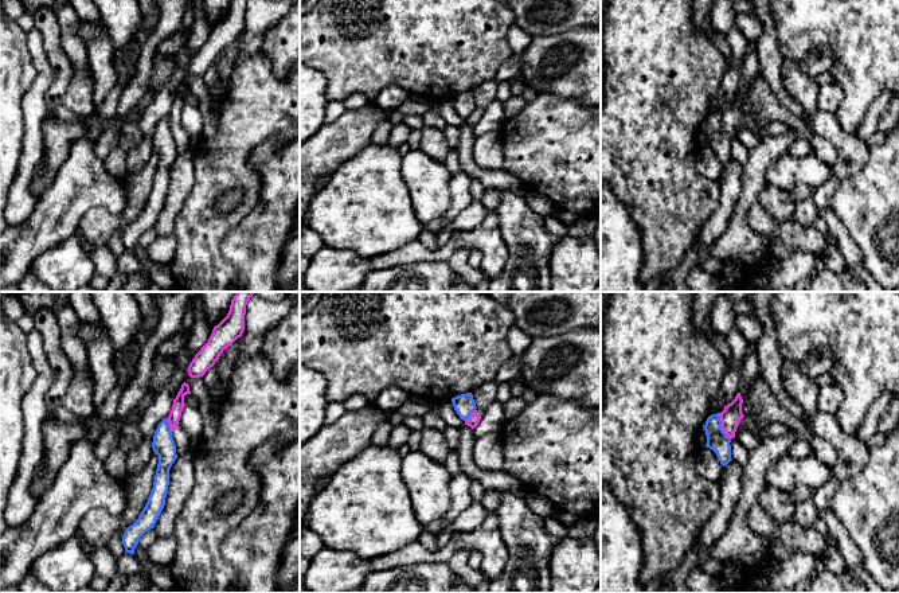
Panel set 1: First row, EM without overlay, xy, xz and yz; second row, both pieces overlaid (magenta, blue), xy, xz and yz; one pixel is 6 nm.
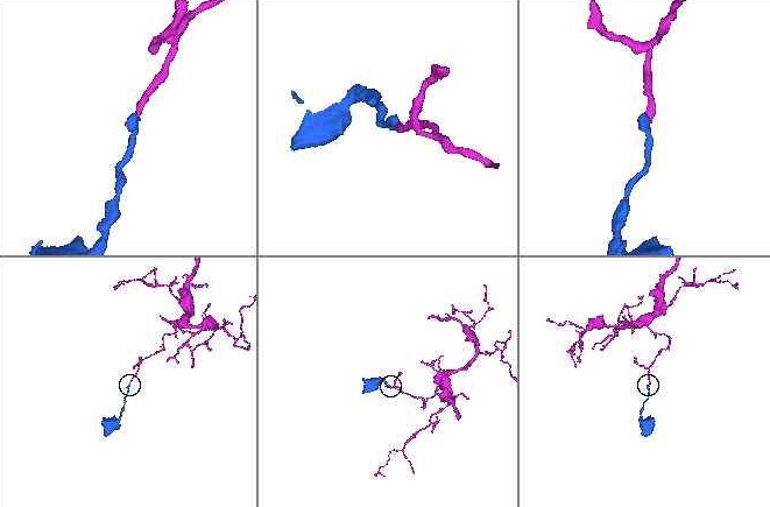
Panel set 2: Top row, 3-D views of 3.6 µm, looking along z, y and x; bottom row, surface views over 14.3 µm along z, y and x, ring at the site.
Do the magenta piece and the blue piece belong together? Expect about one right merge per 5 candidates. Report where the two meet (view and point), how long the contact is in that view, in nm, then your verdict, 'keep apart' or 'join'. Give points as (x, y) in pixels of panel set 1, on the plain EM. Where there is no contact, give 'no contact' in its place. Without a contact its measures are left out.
meets magenta in yz at (722, 125); contact 180 nm long; keep apart

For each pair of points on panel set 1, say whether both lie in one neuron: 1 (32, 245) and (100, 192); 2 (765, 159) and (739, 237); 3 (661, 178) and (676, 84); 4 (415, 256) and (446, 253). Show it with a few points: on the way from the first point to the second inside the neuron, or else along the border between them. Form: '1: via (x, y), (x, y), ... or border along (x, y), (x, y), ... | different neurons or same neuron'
1: via (46, 227), (82, 192) | same neuron
2: via (753, 178), (749, 195), (739, 211), (739, 218) | same neuron
3: via (661, 155), (661, 116), (671, 106) | same neuron
4: via (423, 256), (438, 256) | same neuron

